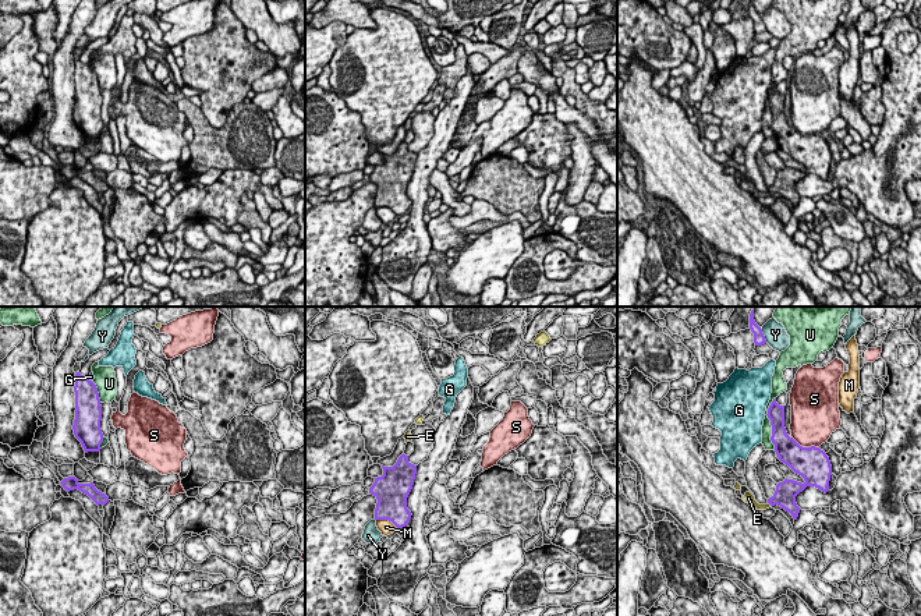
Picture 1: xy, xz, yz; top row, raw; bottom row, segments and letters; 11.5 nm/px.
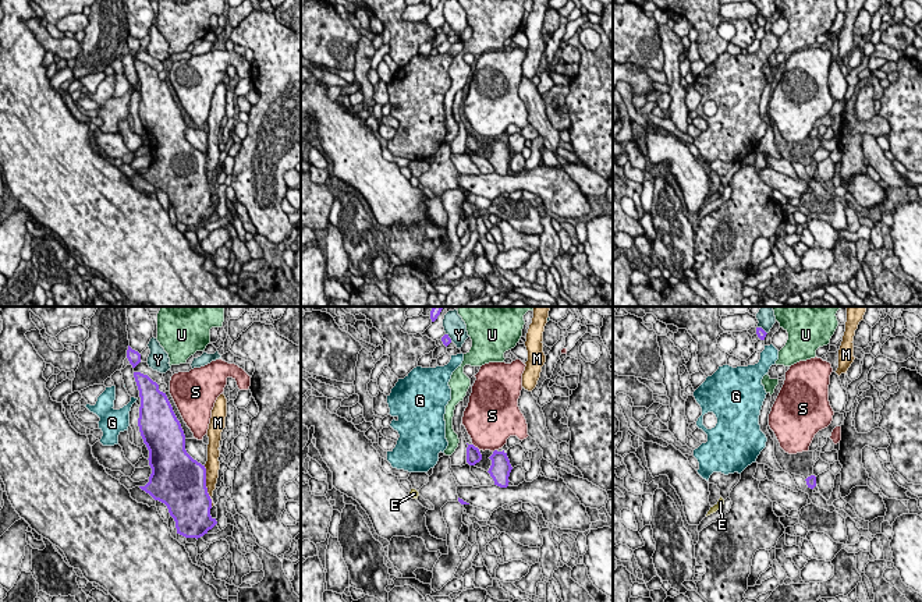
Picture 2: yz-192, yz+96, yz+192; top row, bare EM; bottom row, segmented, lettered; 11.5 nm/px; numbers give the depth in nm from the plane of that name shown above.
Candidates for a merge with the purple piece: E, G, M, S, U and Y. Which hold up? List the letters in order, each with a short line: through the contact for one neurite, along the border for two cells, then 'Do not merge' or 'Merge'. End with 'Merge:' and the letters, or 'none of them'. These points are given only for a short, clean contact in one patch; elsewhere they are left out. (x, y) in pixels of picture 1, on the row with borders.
E: Line: yz (768, 502), (771, 506). Do not merge
G: Do not merge
M: Do not merge
S: Line: yz (792, 436), (803, 446), (818, 448). Do not merge
U: Do not merge
Y: Do not merge
Merge: none of them

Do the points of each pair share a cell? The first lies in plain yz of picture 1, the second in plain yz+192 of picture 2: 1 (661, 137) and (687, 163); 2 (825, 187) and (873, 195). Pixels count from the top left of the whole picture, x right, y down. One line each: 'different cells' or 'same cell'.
1: same cell
2: same cell

